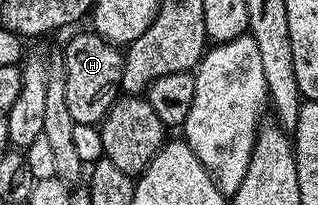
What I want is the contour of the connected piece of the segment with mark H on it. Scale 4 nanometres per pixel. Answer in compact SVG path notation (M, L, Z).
M86 29L77 35L65 47L65 96L67 110L71 112L74 123L100 124L109 112L110 100L100 99L108 87L116 88L121 81L121 70L125 64L125 56L120 46L109 43L92 30Z

